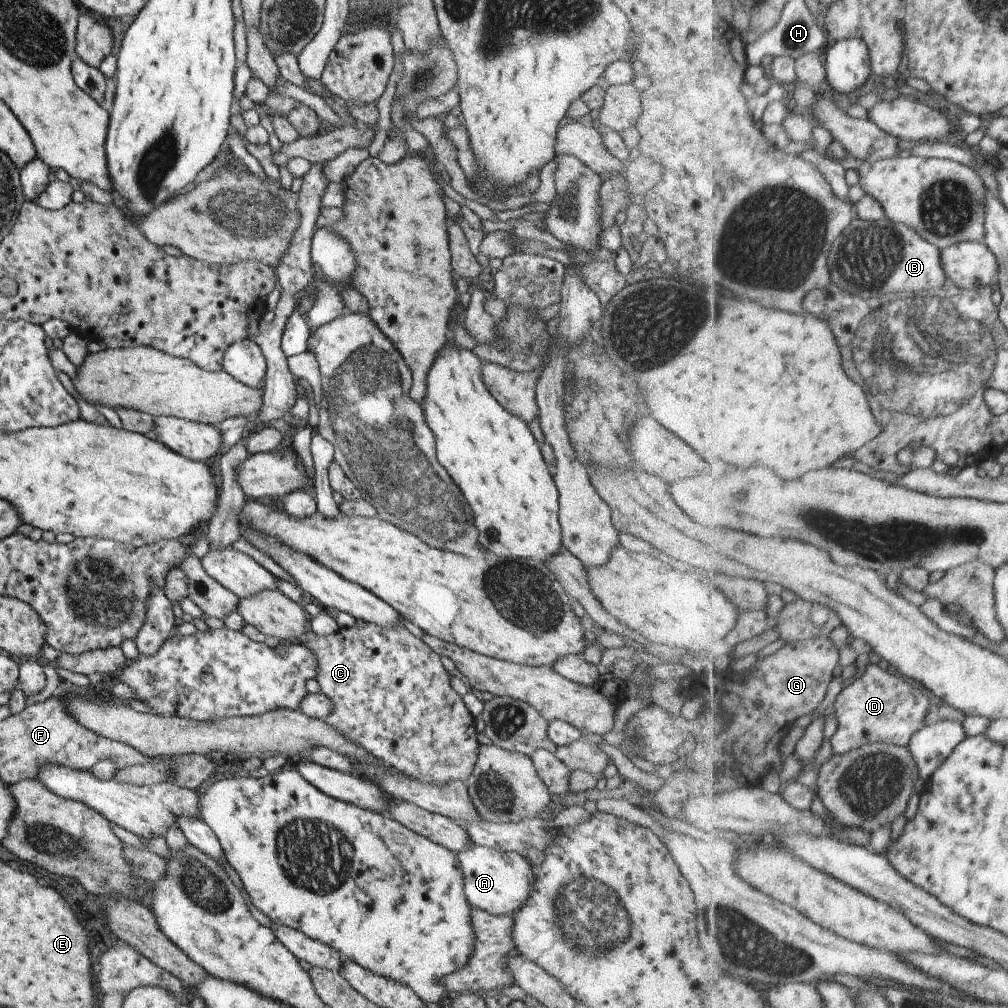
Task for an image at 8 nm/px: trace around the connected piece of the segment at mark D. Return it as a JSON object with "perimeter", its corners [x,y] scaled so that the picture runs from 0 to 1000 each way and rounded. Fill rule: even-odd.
{"perimeter":[[[856,655],[847,677],[836,684],[826,698],[830,710],[831,724],[826,730],[825,744],[839,748],[860,738],[878,737],[902,741],[908,726],[918,718],[918,710],[924,704],[924,692],[912,681],[900,677],[891,667],[880,667],[878,663]]]}

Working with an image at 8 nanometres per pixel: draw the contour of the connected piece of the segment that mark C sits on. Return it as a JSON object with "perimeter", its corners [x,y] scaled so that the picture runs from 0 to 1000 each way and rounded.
{"perimeter":[[[368,617],[355,618],[346,621],[345,623],[335,623],[334,627],[326,629],[326,631],[314,631],[314,629],[307,627],[306,631],[299,637],[307,645],[311,647],[313,655],[314,655],[314,667],[313,667],[313,675],[316,679],[317,688],[324,690],[330,698],[330,704],[328,708],[322,712],[322,718],[326,722],[332,724],[332,726],[338,729],[338,732],[342,730],[346,736],[358,740],[362,746],[366,746],[368,750],[376,753],[378,756],[386,758],[392,764],[396,764],[398,768],[406,770],[406,772],[412,772],[416,776],[428,776],[432,780],[439,780],[447,774],[455,774],[455,776],[461,777],[465,766],[469,764],[469,758],[471,757],[474,741],[476,740],[472,734],[472,726],[469,717],[469,711],[459,700],[457,691],[450,688],[445,680],[445,669],[439,663],[436,656],[436,651],[422,639],[418,634],[413,633],[406,628],[399,621],[392,621],[392,623],[378,623],[374,619],[368,619]]]}

